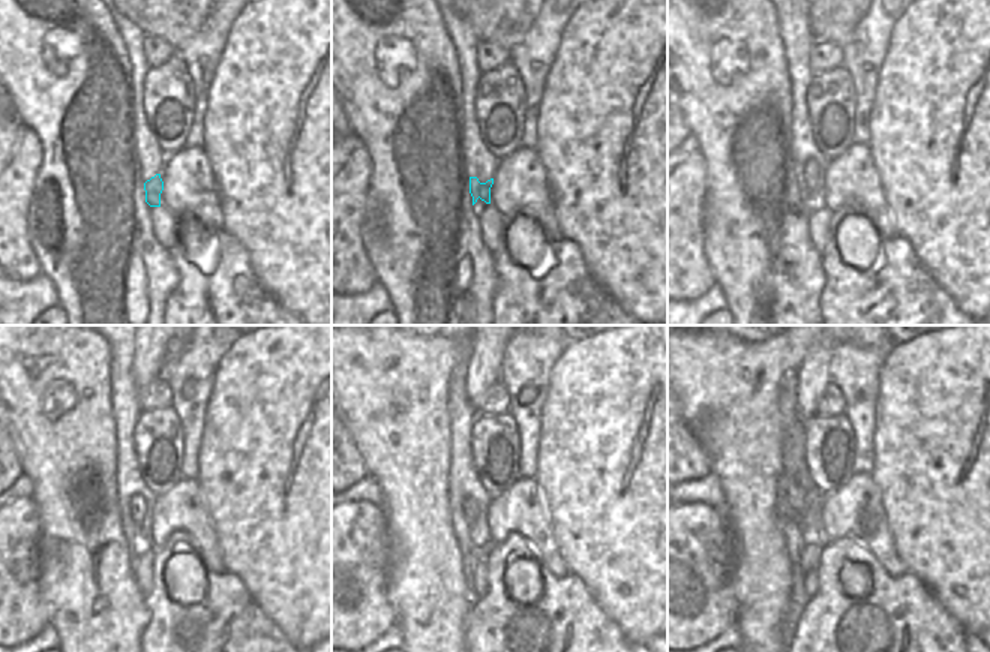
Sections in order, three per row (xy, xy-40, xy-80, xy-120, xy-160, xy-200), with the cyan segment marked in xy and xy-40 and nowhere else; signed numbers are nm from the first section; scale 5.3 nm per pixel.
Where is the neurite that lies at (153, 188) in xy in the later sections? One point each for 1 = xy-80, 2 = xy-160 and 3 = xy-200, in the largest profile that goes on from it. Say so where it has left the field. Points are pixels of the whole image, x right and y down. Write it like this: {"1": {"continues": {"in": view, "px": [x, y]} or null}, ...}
{"1": {"continues": {"in": "xy-80", "px": [810, 173]}}, "2": {"continues": {"in": "xy-160", "px": [470, 507]}}, "3": {"continues": {"in": "xy-200", "px": [798, 484]}}}

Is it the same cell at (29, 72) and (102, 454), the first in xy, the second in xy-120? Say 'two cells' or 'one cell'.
one cell

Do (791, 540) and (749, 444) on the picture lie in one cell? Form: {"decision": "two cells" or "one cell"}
{"decision": "two cells"}

